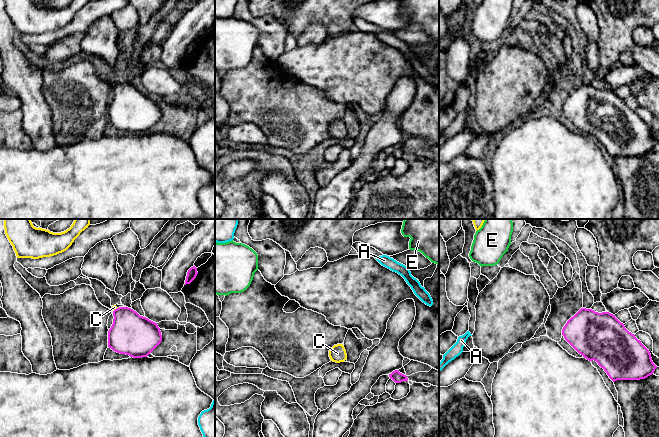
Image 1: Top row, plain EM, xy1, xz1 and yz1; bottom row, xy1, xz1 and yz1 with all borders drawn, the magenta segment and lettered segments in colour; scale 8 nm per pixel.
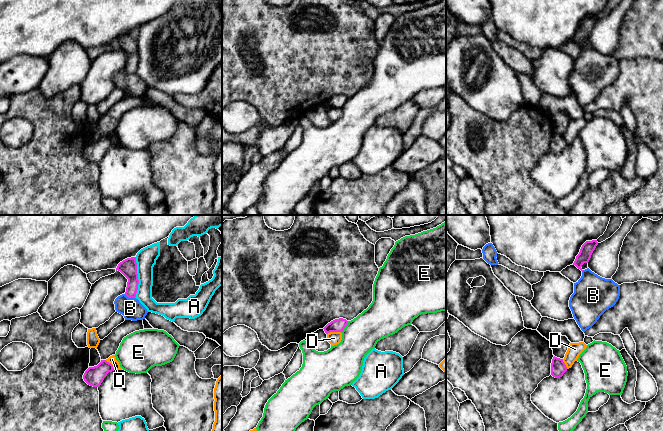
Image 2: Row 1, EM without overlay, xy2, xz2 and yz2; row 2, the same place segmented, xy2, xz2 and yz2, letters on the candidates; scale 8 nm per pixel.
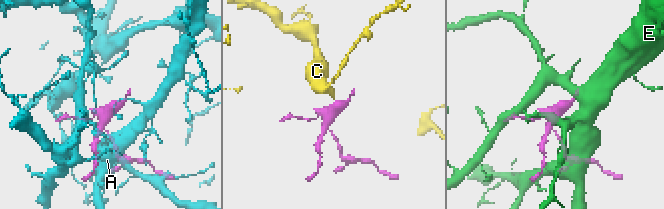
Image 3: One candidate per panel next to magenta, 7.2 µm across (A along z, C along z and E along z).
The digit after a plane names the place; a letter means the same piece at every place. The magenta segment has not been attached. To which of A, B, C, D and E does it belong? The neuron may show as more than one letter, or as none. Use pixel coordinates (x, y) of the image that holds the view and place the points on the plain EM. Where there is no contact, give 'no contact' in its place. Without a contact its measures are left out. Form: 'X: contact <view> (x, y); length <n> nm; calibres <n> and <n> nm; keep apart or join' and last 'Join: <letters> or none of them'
A: contact xy2 (137, 53); length 320 nm; calibres 140 and 160 nm; keep apart
B: contact xy2 (129, 73); length 90 nm; calibres 140 and 170 nm; keep apart
C: contact xy1 (115, 85); length 40 nm; calibres 340 and 40 nm; join
D: contact xz2 (333, 107); length 110 nm; calibres 110 and 110 nm; keep apart
E: contact xz2 (345, 102); length 110 nm; calibres 110 and 280 nm; keep apart
Join: C

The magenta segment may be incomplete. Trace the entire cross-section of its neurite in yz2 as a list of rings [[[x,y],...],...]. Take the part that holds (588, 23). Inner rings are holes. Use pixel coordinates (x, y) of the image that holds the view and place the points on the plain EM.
[[[592,16],[592,17],[586,17],[581,25],[579,30],[576,32],[576,35],[573,39],[578,45],[582,46],[582,41],[584,39],[588,39],[593,27],[595,26],[596,22],[598,21],[597,16]]]

